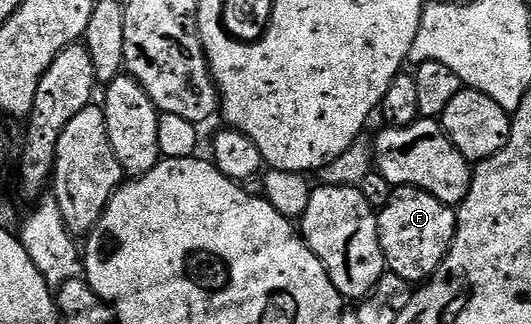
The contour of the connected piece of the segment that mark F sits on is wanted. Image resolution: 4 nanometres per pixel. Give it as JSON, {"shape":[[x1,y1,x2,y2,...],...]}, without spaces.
{"shape":[[396,187,387,205,378,209,379,241,386,271,405,278,413,286,431,279,441,266,445,254,455,237,456,209,442,204,433,194,420,188]]}

